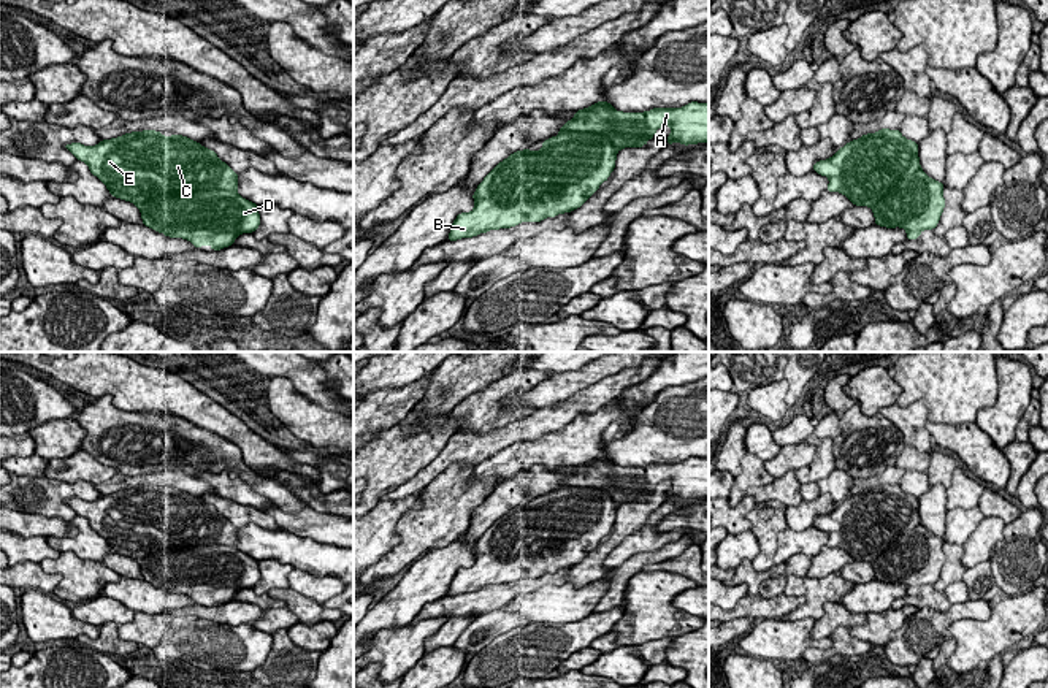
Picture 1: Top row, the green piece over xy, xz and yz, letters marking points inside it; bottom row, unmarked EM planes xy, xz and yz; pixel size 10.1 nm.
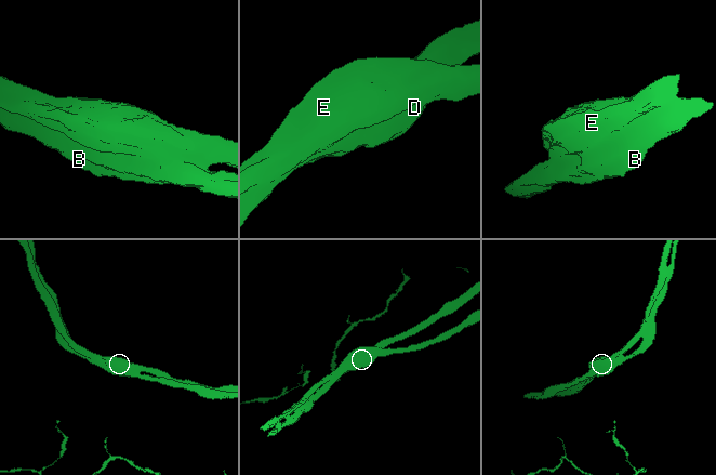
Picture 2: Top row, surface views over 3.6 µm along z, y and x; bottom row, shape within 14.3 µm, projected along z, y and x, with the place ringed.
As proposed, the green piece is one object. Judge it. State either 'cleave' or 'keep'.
cleave

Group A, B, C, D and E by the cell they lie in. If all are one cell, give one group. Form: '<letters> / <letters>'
A C E / B D

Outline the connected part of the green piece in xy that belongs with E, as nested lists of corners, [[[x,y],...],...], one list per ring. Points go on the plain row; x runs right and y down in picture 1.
[[[143,485],[117,493],[101,495],[95,501],[70,498],[65,501],[76,515],[84,517],[116,553],[138,561],[143,580],[160,587],[166,579],[170,588],[179,593],[192,583],[203,583],[198,577],[200,555],[212,545],[238,545],[238,528],[222,517],[212,504],[182,490],[163,491],[162,487]]]

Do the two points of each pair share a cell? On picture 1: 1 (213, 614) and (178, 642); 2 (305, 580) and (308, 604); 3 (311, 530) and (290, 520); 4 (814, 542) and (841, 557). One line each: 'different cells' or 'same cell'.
1: different cells
2: different cells
3: same cell
4: different cells

